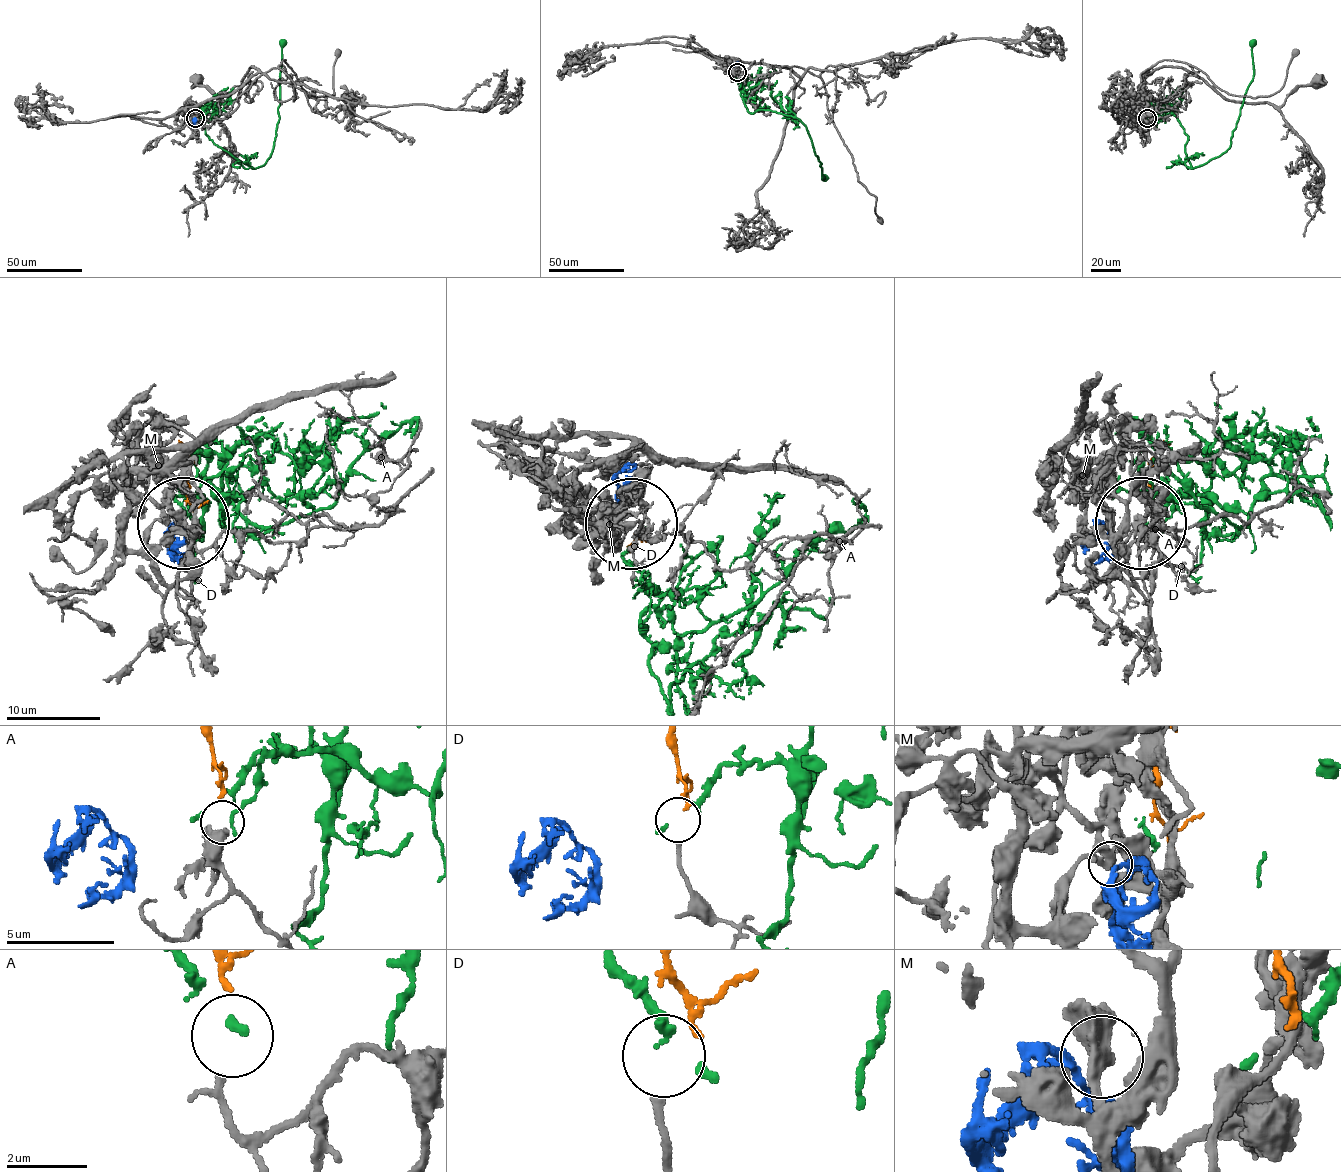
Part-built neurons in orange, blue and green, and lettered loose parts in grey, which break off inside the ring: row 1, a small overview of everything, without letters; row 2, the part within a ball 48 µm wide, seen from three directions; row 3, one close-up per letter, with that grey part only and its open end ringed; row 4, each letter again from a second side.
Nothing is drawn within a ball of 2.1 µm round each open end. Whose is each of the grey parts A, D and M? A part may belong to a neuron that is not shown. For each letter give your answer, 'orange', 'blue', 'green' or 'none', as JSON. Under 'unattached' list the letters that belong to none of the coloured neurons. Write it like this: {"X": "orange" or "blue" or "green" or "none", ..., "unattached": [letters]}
{"A": "orange", "D": "none", "M": "blue", "unattached": ["D"]}

